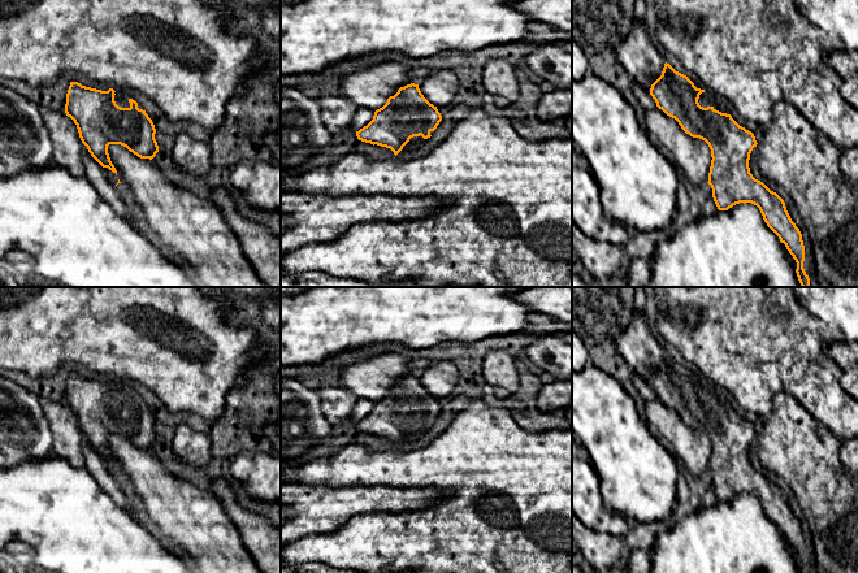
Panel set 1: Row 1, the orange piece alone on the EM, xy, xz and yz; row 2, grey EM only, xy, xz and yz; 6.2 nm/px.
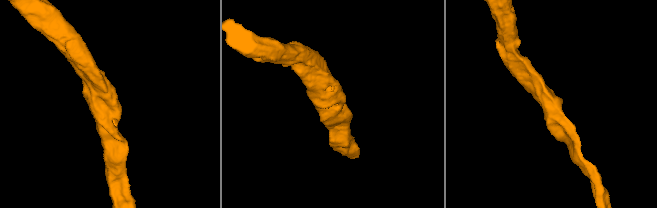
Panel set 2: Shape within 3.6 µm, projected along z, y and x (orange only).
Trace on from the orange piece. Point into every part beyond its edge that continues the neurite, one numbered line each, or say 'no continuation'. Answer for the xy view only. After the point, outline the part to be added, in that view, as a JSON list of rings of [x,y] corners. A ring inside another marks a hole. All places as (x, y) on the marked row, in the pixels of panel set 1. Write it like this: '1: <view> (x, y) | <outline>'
1: xy (122, 101) | [[[114,95],[114,101],[121,108],[130,108],[129,99],[122,95]]]

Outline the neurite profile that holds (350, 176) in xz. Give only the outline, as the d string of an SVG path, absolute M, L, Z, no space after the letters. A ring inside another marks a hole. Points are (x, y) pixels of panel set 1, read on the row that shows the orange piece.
M471 108L469 114L454 125L448 136L424 157L403 162L396 156L374 160L360 152L350 152L334 164L283 177L281 191L332 196L389 194L454 200L451 207L424 218L356 223L334 242L300 247L281 256L281 273L285 274L321 272L365 283L411 279L430 287L572 287L572 139L525 139L512 126L510 117L490 116L484 108Z

